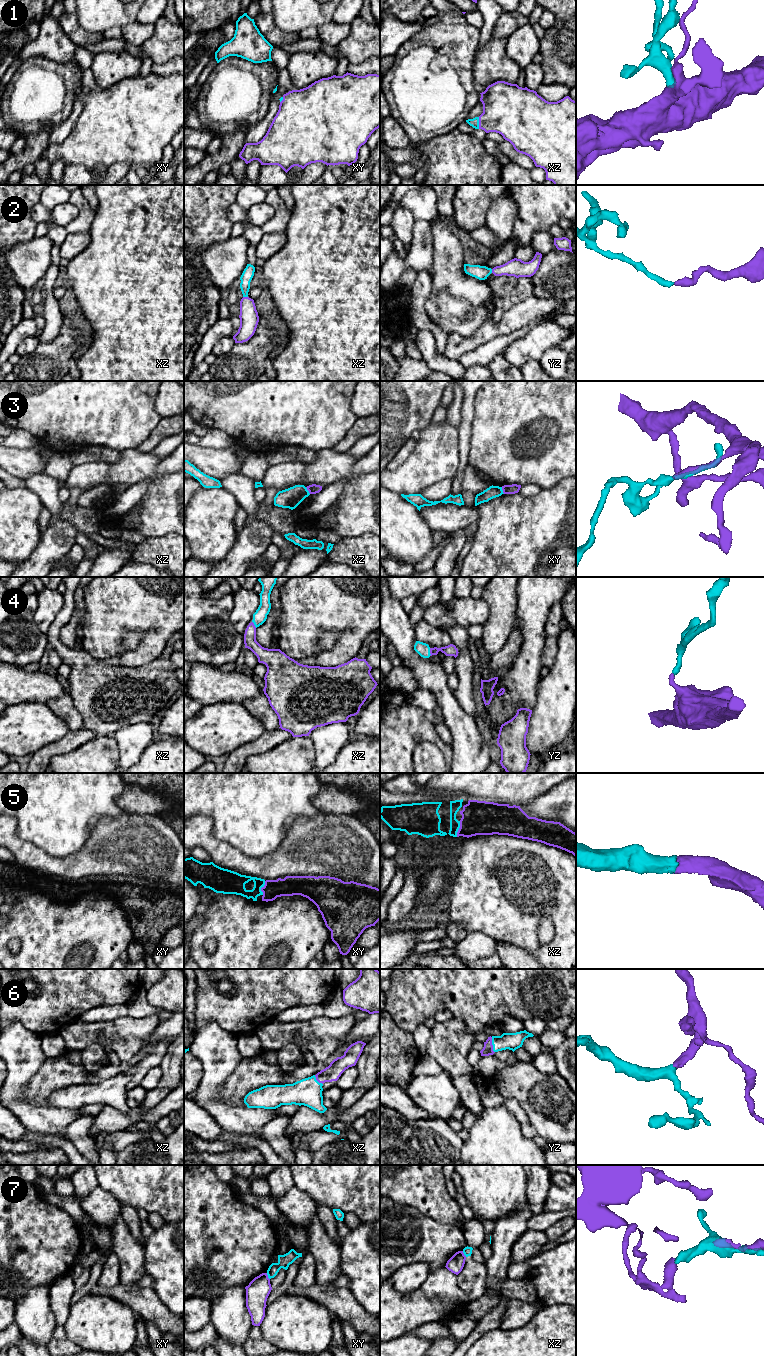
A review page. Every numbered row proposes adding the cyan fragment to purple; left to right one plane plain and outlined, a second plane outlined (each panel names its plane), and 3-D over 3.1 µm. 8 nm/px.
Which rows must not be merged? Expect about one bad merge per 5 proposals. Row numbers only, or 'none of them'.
3, 7

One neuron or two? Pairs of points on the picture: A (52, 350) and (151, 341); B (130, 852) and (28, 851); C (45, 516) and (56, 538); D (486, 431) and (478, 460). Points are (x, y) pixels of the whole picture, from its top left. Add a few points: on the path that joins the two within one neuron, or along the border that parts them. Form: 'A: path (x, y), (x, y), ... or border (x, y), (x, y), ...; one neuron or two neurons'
A: border (89, 340), (88, 344), (77, 355); two neurons
B: path (105, 853), (83, 864), (53, 864); one neuron
C: border (52, 514), (50, 524), (41, 531); two neurons
D: path (486, 438), (485, 453); one neuron

